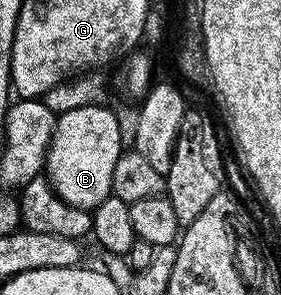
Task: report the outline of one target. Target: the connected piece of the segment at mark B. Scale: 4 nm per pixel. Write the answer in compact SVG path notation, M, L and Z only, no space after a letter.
M105 104L76 107L67 113L57 114L54 122L54 134L46 152L46 167L44 176L50 185L72 207L94 210L97 205L104 203L104 199L111 196L112 170L116 168L116 159L120 159L122 149L120 145L120 123L114 109L105 109Z

